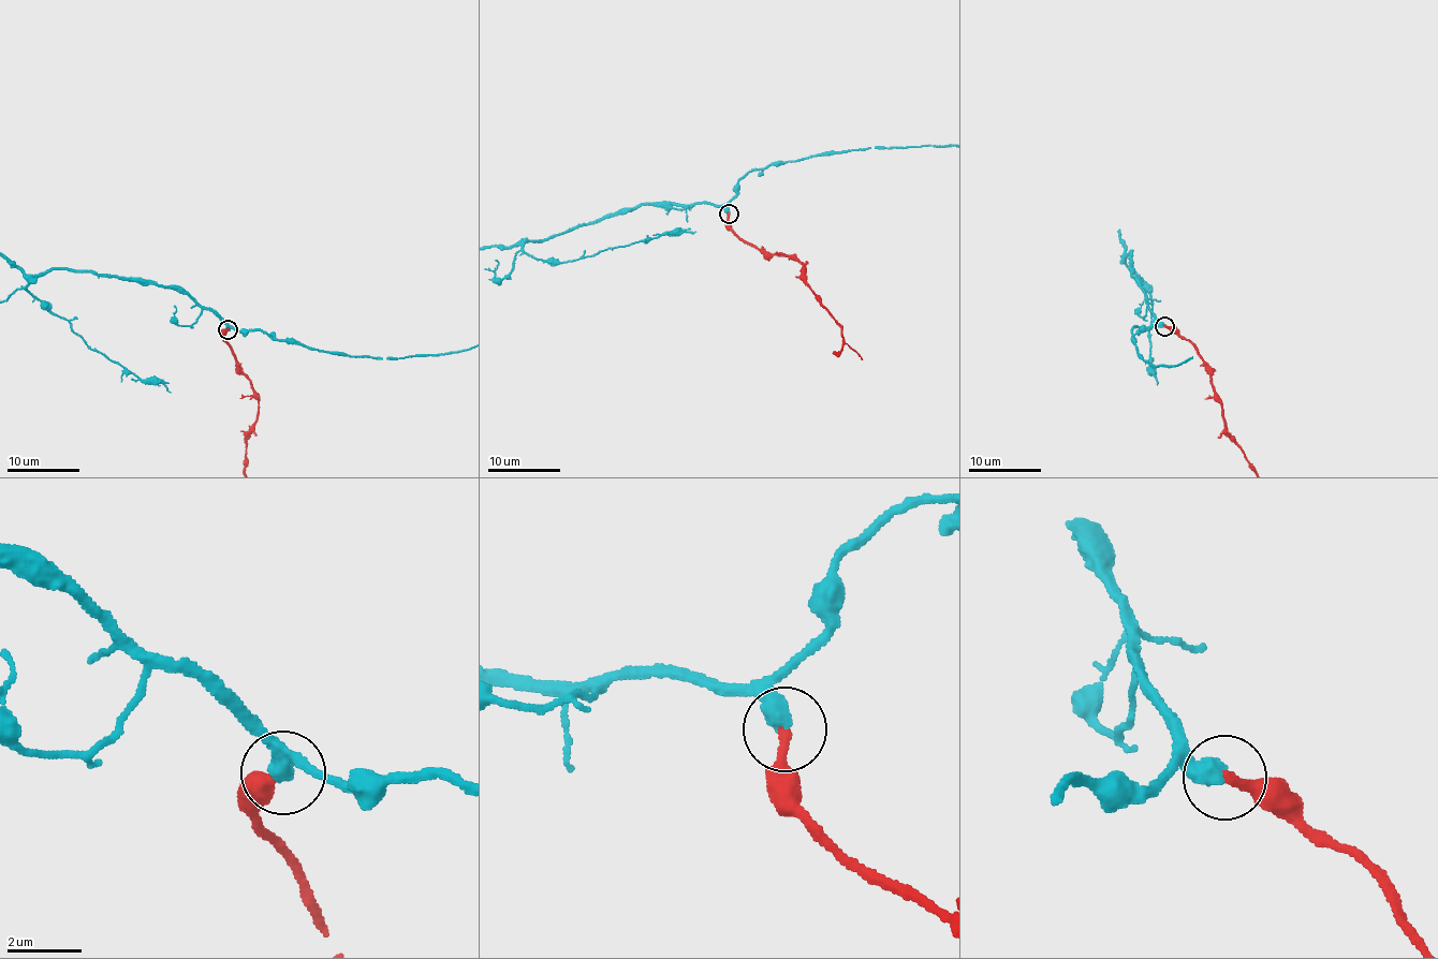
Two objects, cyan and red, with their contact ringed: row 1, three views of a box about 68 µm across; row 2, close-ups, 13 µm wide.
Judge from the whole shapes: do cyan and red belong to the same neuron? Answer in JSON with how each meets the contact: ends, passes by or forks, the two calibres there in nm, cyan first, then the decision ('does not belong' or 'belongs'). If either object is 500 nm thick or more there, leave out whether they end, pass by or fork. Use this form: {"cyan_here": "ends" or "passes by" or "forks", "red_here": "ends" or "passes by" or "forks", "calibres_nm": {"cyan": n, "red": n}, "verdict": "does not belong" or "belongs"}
{"calibres_nm": {"cyan": 550, "red": 260}, "verdict": "belongs"}

